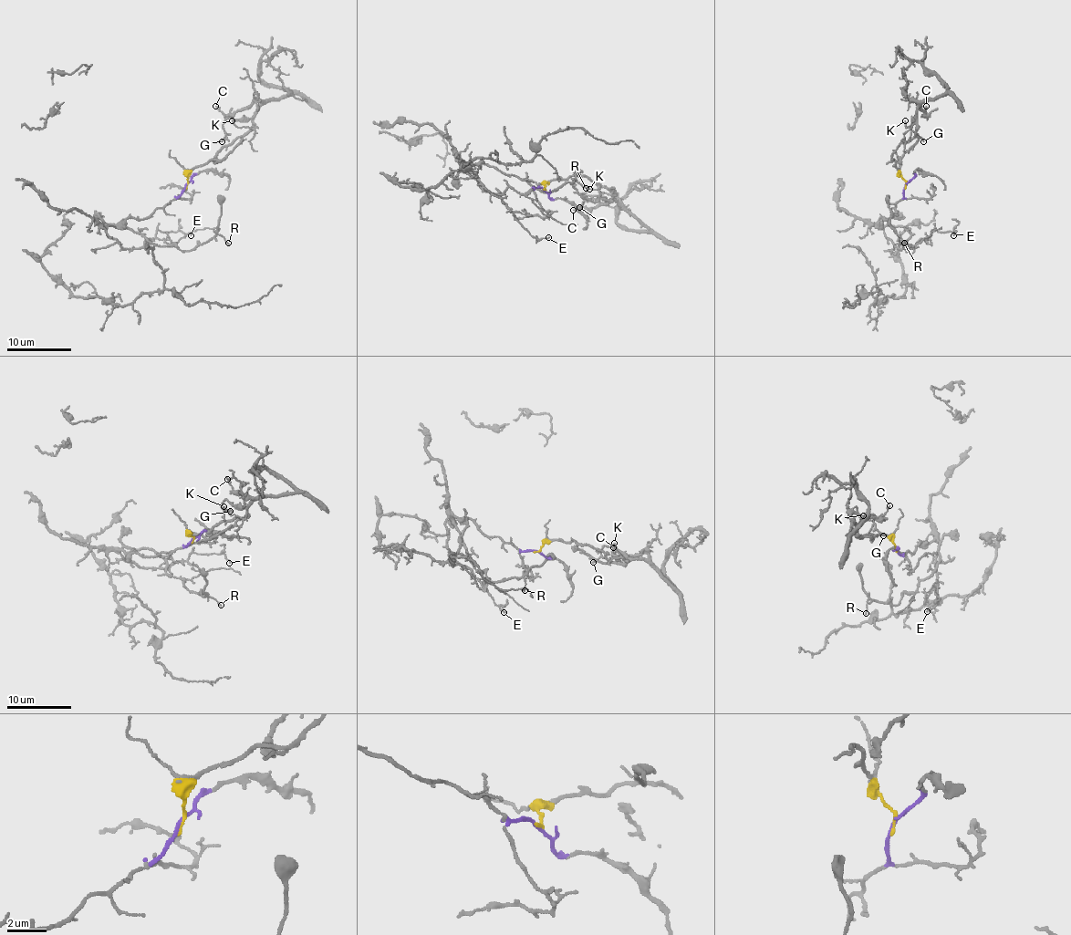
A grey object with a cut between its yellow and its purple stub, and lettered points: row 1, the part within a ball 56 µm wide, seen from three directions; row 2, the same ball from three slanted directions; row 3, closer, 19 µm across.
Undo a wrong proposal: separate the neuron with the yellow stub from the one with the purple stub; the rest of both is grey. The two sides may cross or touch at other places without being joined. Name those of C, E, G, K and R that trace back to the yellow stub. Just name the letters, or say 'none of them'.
C, G, K

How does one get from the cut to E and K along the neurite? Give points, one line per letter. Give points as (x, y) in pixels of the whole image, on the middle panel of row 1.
E: (544, 189), (482, 163), (462, 168), (500, 197), (516, 220), (535, 237), (548, 237)
K: (544, 189), (554, 179), (587, 176), (597, 186), (602, 199), (610, 201), (613, 197), (589, 189)

